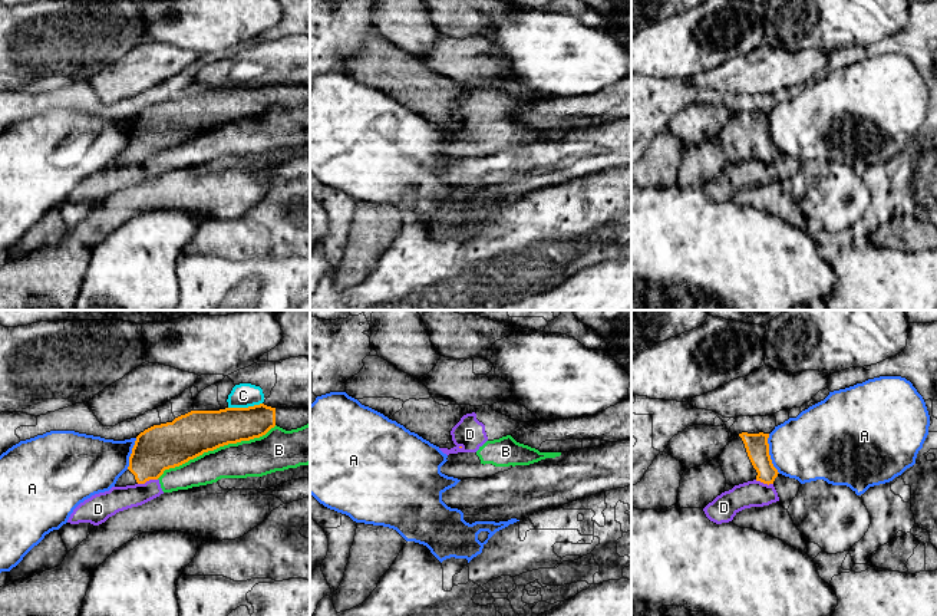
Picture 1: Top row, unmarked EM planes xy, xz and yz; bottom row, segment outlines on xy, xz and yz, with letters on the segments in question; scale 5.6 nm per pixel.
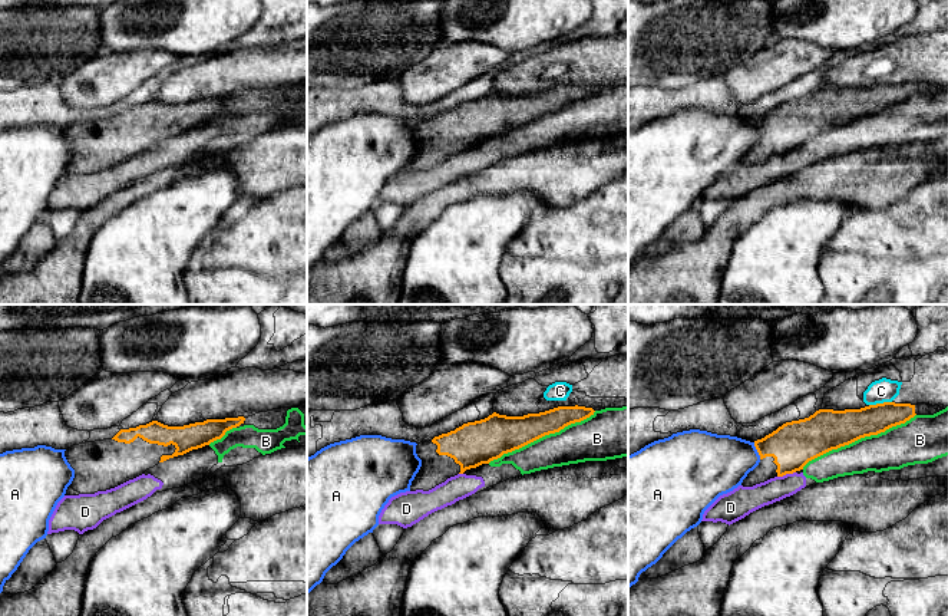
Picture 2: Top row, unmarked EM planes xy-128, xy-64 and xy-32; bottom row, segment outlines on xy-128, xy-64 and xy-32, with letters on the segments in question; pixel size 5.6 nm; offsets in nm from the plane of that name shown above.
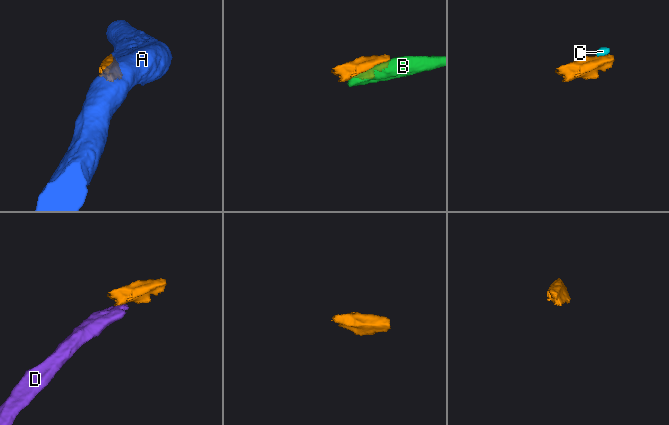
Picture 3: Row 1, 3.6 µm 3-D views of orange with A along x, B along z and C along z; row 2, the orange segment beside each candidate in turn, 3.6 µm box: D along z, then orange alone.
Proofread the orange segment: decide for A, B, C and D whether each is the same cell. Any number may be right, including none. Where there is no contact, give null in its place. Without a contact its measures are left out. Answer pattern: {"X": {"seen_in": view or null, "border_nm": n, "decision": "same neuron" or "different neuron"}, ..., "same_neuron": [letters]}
{"A": {"seen_in": "yz", "border_nm": 240, "decision": "different neuron"}, "B": {"seen_in": "xy", "border_nm": 750, "decision": "different neuron"}, "C": {"seen_in": "xy", "border_nm": 190, "decision": "different neuron"}, "D": {"seen_in": "xy", "border_nm": 120, "decision": "different neuron"}, "same_neuron": []}

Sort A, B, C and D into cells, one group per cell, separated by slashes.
A / B D / C

